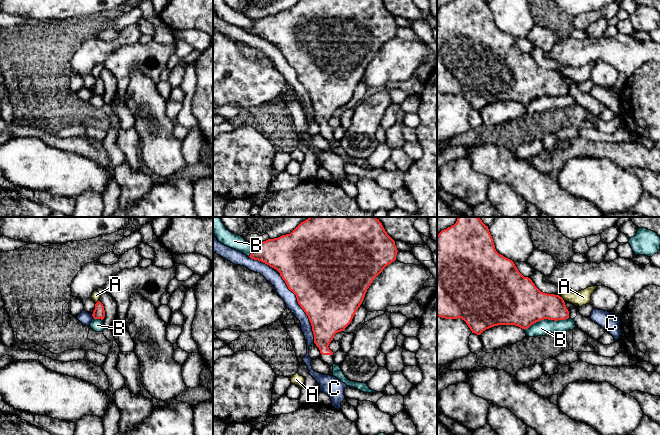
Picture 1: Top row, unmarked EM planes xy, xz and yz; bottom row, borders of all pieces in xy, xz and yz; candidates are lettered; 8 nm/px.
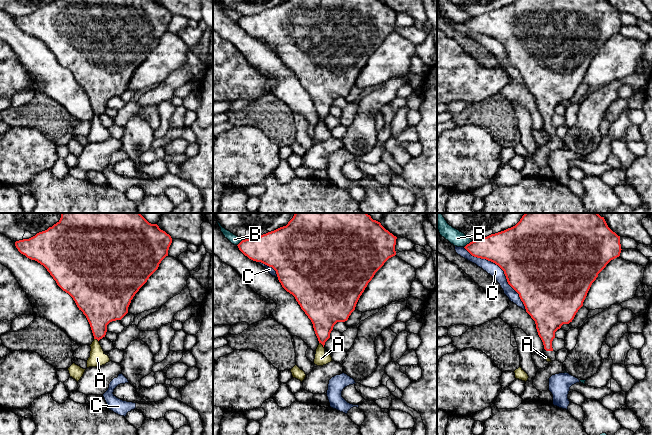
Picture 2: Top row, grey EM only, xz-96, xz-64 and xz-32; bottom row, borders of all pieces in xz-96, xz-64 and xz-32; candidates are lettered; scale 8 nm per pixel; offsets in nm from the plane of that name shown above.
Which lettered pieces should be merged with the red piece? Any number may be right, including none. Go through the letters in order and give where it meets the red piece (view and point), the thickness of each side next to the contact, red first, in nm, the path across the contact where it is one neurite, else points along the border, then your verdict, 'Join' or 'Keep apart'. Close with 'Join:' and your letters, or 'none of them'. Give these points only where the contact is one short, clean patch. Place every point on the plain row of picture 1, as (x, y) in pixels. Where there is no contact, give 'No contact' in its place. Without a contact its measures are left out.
A: Touches red at xy (97, 78). Thickness 100 nm (red) against 70 nm. Boundary: xy (98, 76), (96, 79). Keep apart
B: Touches red at yz (546, 94). Thickness 360 nm (red) against 130 nm. Keep apart
C: Touches red at xz (301, 83). Thickness 500 nm (red) against 100 nm. Keep apart
Join: none of them

